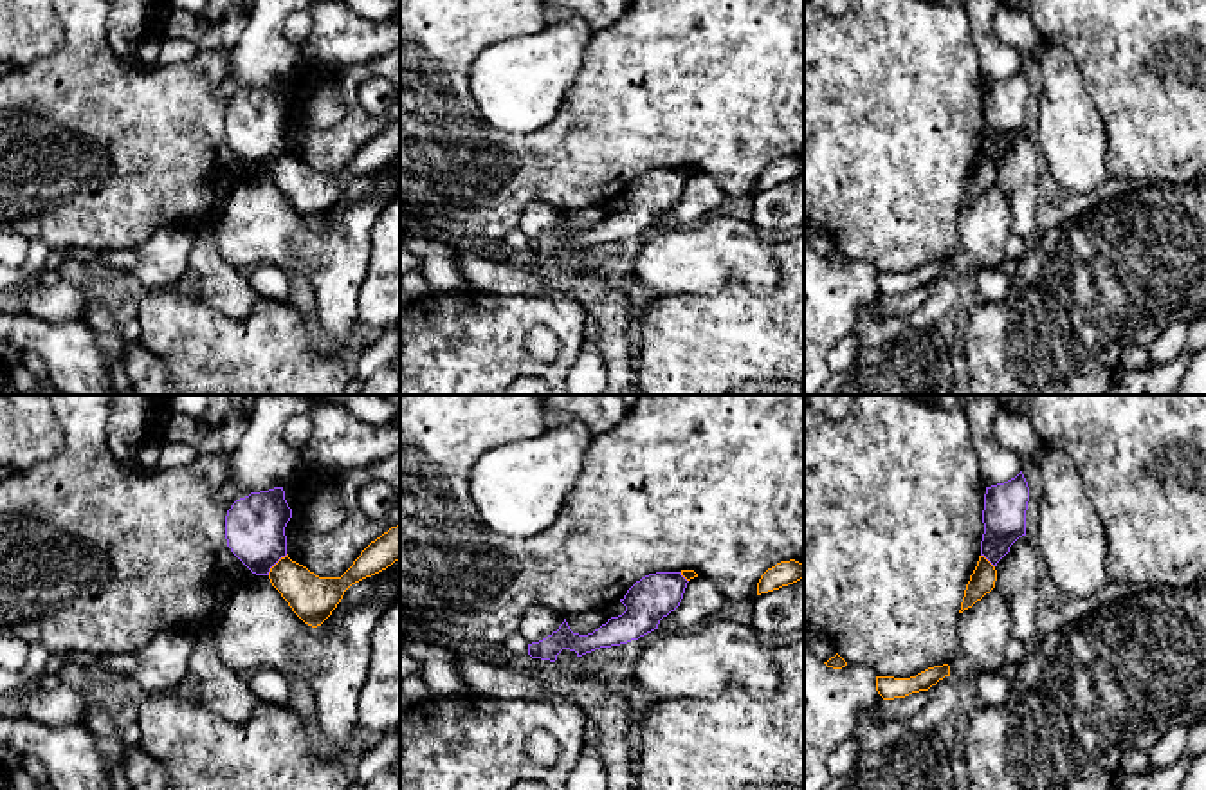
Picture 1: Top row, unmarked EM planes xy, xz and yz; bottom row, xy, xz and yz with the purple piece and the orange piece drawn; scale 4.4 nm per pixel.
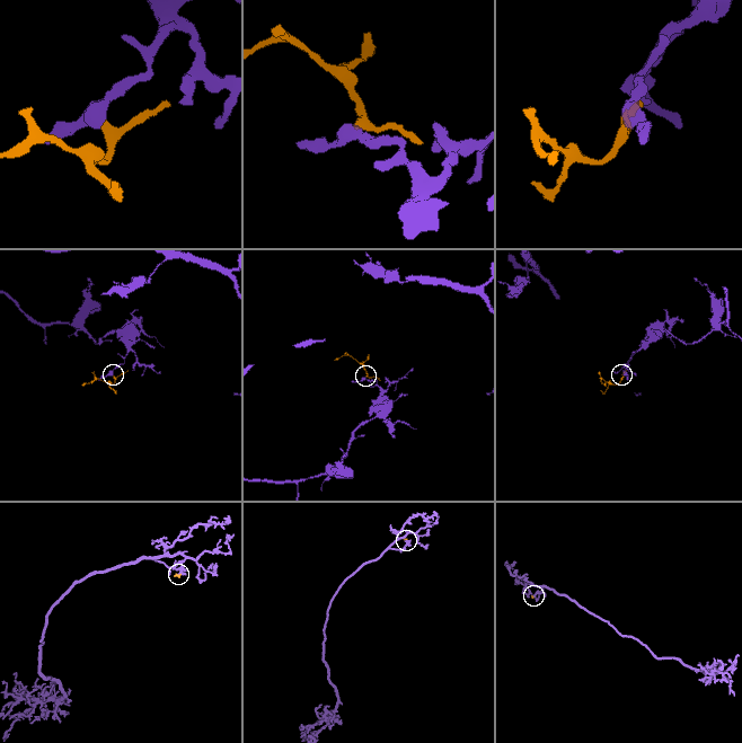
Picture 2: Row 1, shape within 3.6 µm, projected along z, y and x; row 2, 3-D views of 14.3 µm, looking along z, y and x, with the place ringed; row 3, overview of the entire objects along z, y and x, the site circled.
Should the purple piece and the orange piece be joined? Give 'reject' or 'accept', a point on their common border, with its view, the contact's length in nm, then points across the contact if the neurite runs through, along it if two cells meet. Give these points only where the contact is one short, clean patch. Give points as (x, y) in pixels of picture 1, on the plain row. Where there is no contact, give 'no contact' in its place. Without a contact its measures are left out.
reject | xy (276, 157) | 130 nm | along xy (287, 150), (267, 170)

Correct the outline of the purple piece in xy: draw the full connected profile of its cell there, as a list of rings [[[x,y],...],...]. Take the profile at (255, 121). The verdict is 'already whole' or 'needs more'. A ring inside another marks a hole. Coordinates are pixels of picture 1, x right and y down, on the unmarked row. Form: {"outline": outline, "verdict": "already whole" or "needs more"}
{"outline": [[[283,83],[251,88],[227,106],[227,142],[252,170],[269,171],[287,152],[285,123],[290,114]]], "verdict": "already whole"}

